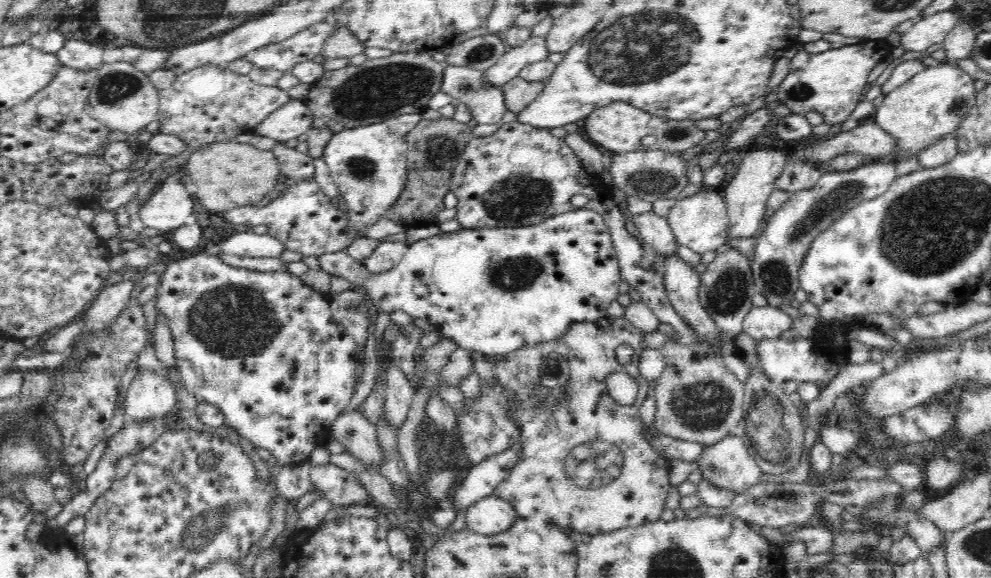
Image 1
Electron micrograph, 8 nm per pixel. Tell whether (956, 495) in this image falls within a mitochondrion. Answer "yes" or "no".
no

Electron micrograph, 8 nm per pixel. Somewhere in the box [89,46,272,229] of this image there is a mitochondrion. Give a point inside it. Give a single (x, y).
(114, 88)

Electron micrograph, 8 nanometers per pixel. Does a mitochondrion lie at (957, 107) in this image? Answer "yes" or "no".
yes

